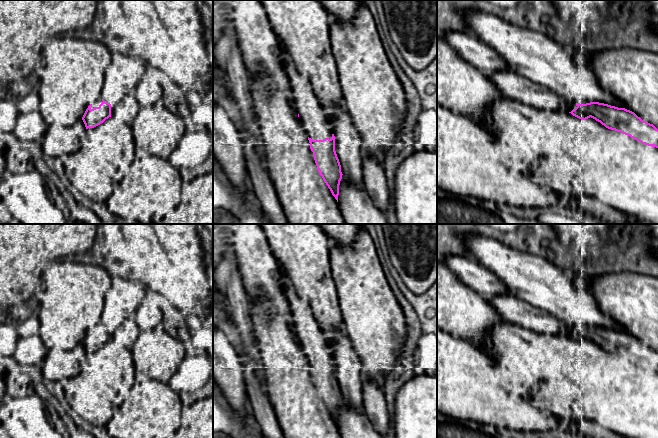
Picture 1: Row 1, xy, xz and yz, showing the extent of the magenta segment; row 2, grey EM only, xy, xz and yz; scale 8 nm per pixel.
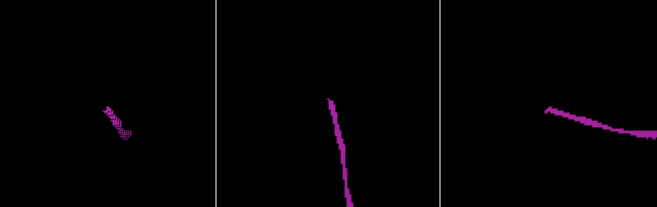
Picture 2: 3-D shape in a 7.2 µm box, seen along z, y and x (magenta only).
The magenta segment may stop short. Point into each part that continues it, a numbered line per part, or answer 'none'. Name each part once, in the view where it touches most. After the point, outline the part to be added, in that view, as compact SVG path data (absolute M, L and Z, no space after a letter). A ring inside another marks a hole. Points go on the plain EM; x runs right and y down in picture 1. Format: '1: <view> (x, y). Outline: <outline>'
1: xz (315, 346). Outline: M282 269L281 275L284 291L293 316L295 332L304 355L312 364L331 363L333 350L320 329L310 306L297 293L294 284Z

